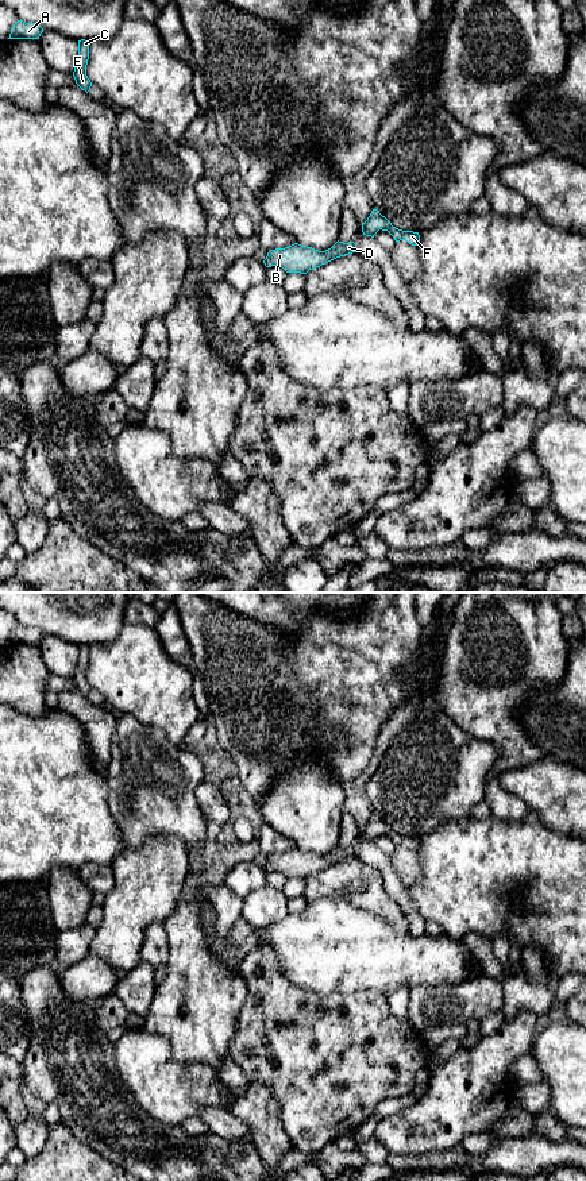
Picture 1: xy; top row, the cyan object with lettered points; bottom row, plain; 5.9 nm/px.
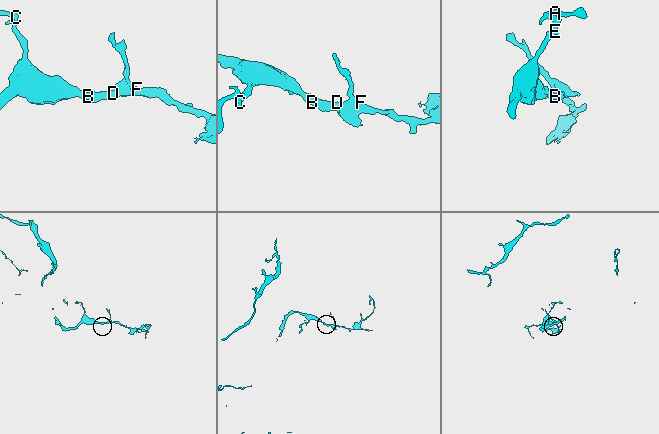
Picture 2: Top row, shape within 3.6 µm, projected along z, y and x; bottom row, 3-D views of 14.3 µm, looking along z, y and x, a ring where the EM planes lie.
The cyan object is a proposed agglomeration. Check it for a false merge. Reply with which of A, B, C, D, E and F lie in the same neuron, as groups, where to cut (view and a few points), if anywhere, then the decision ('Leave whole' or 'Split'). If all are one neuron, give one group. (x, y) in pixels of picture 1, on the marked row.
Groups: A B C D E F. No split. Leave whole

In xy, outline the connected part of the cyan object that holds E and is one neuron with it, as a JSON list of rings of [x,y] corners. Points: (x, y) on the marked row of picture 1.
[[[85,39],[78,40],[78,57],[74,65],[73,77],[76,84],[85,90],[90,90],[92,82],[86,76],[86,65],[89,59],[89,42]]]

